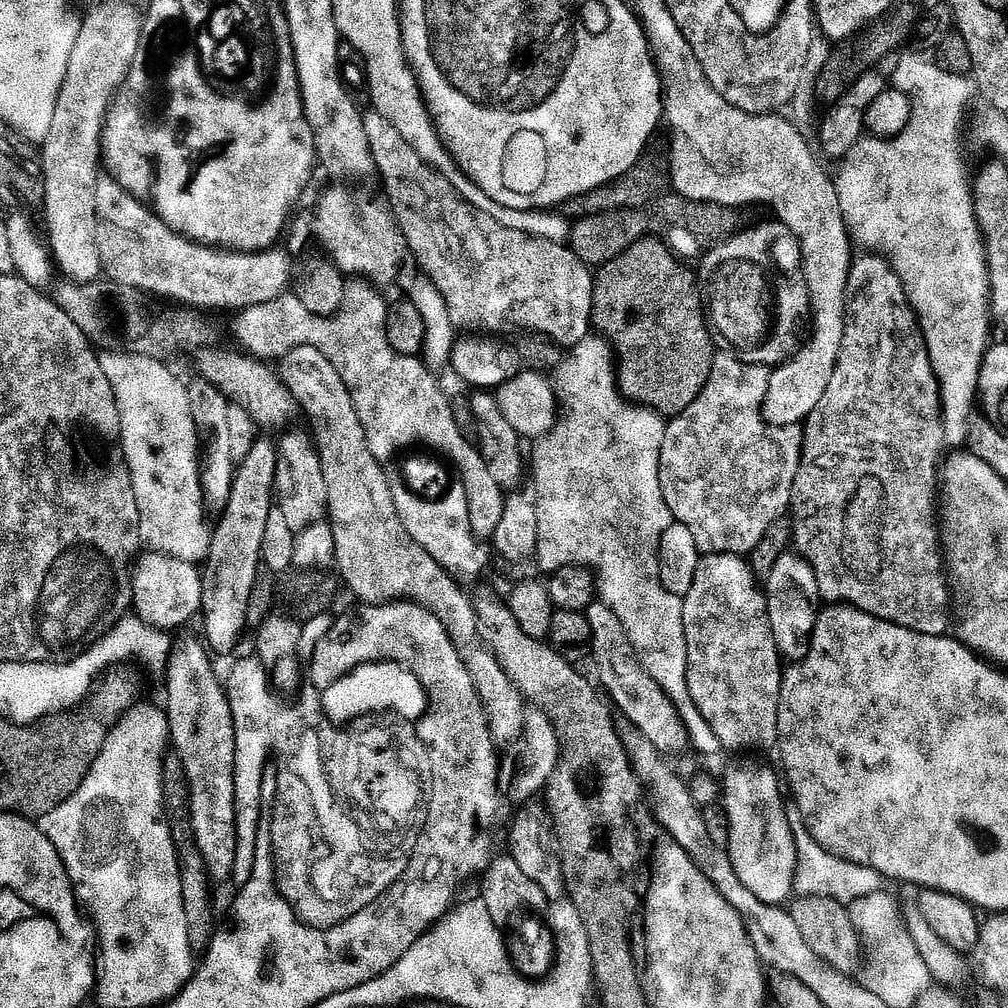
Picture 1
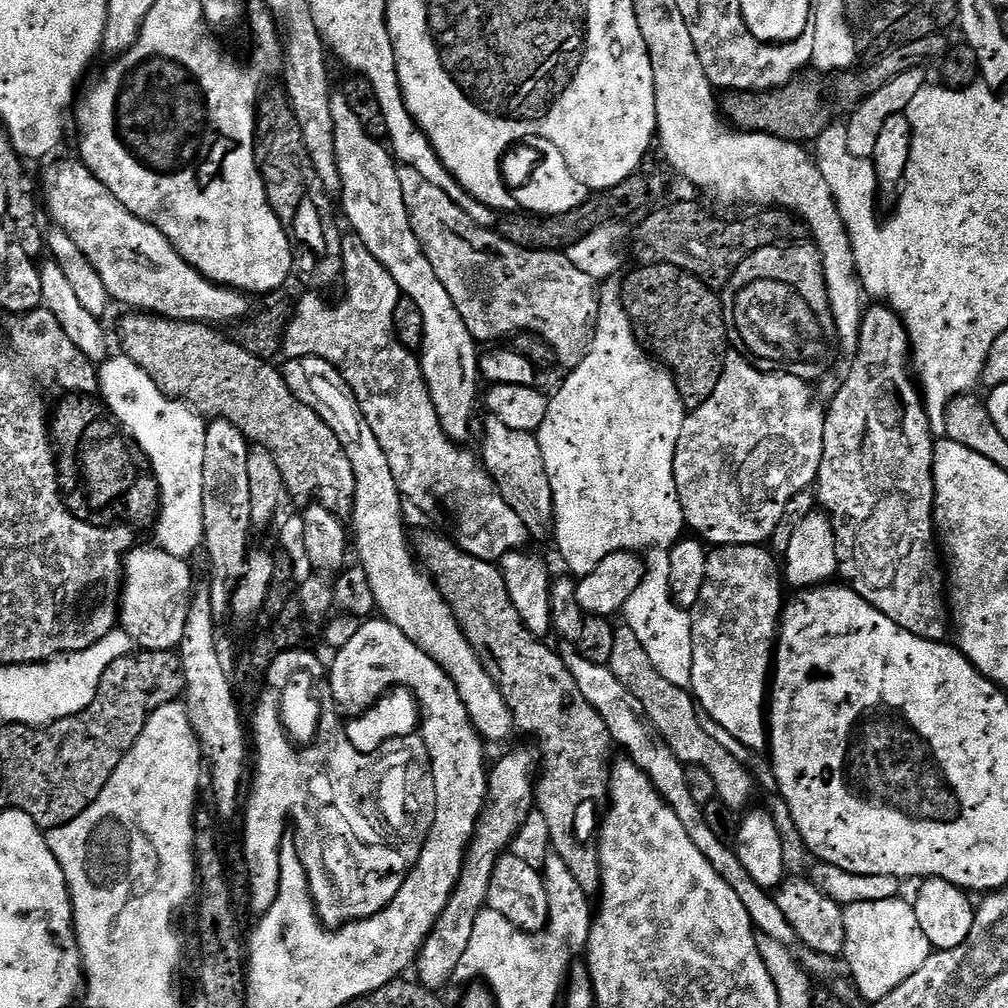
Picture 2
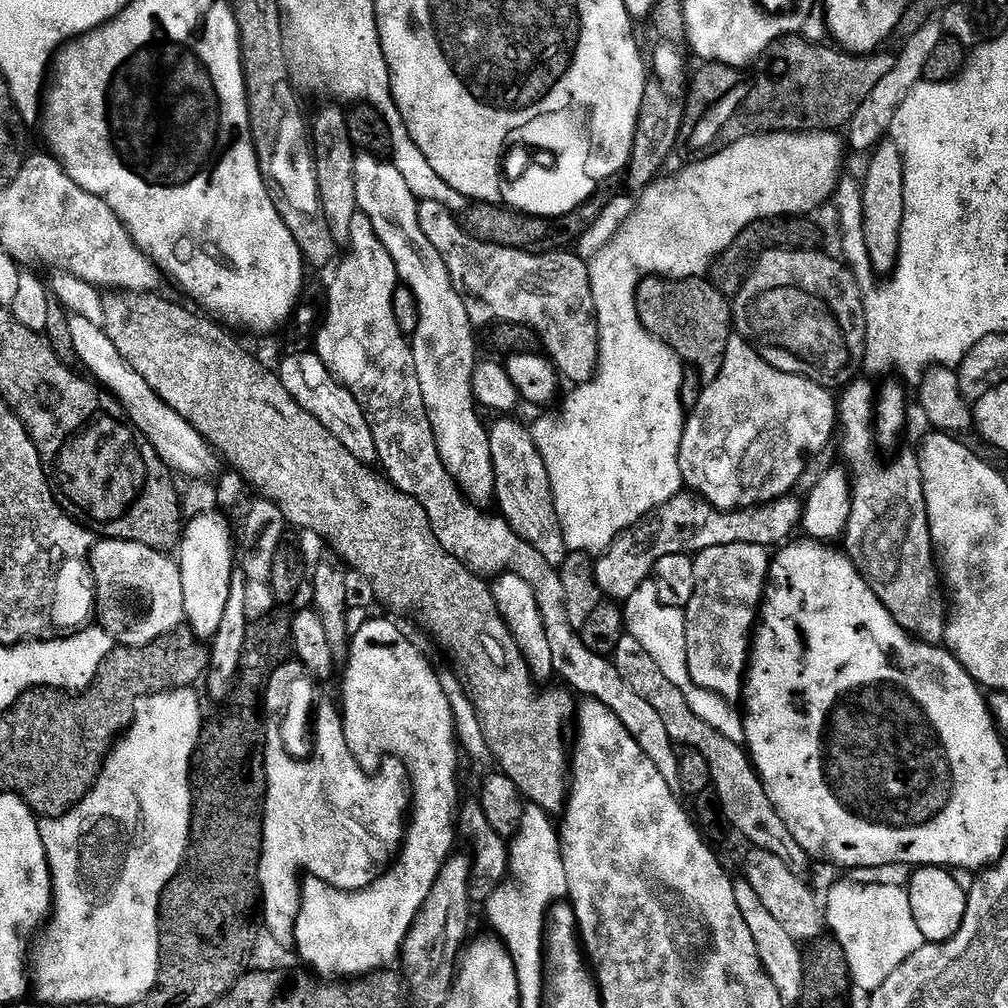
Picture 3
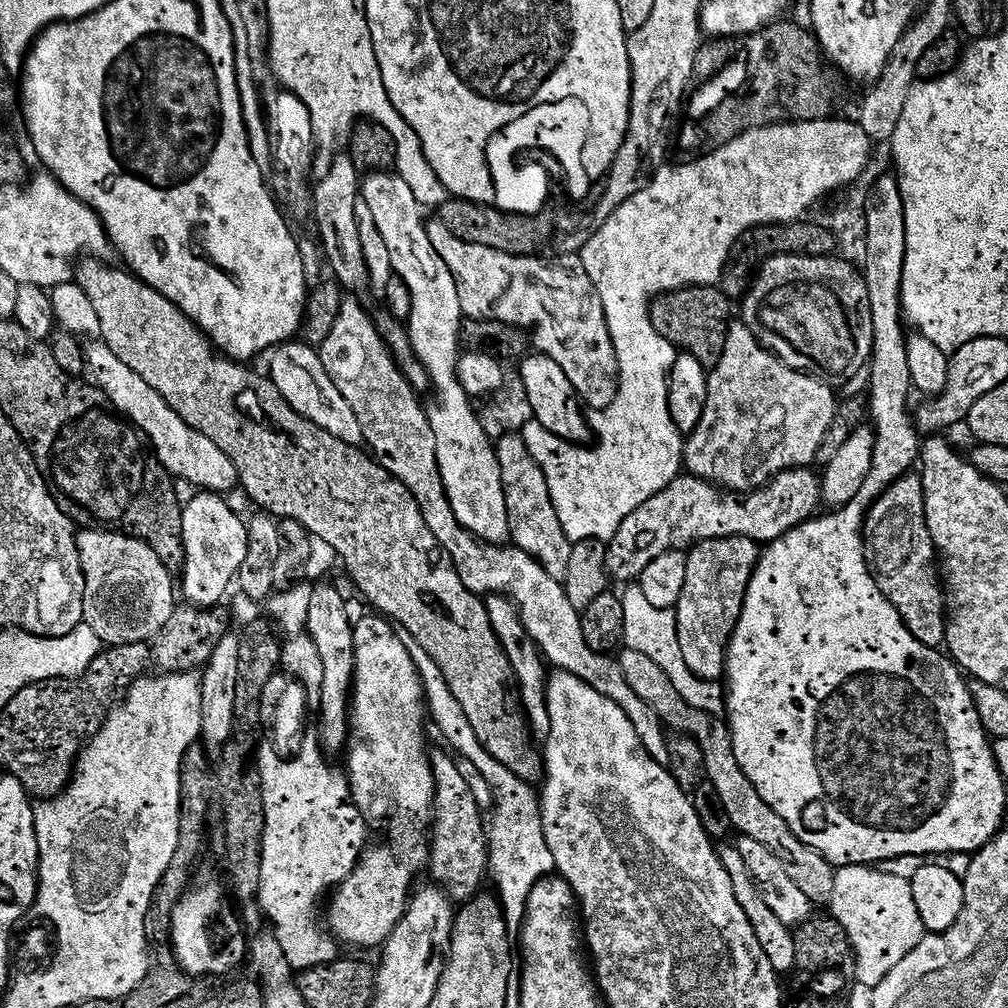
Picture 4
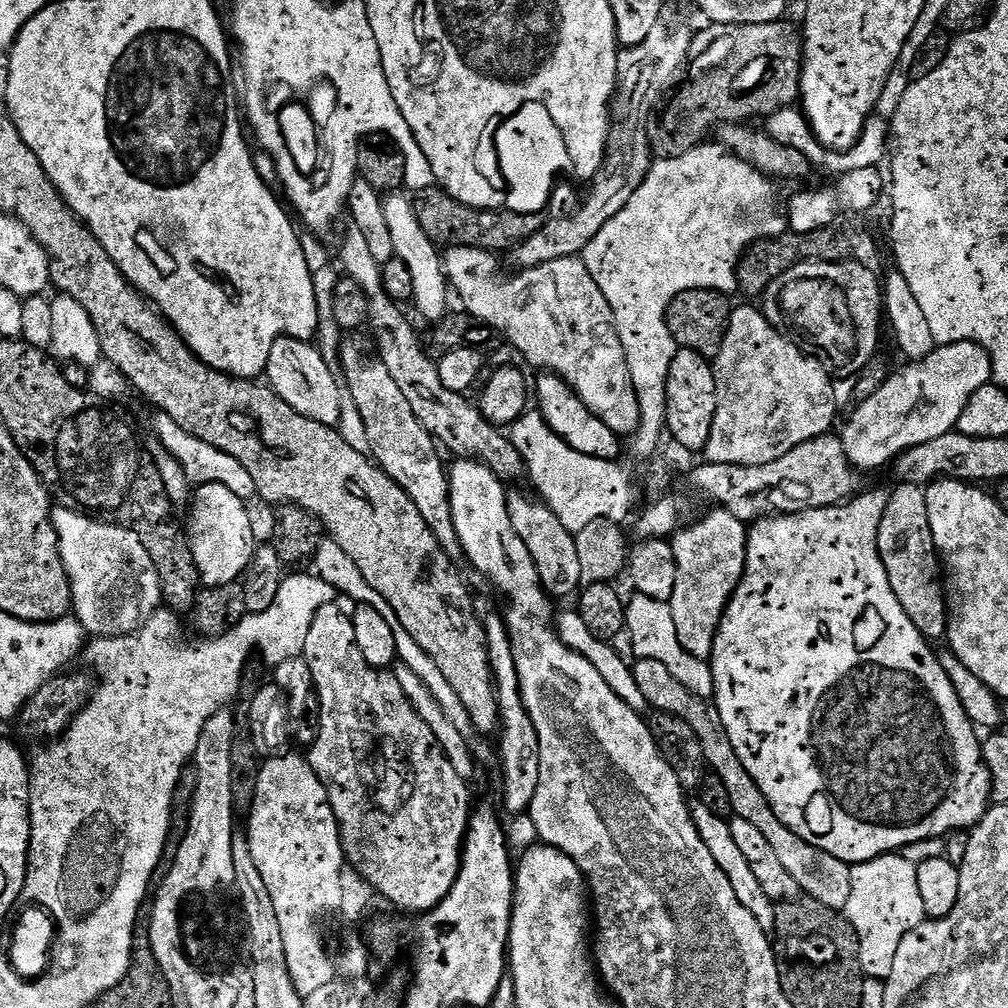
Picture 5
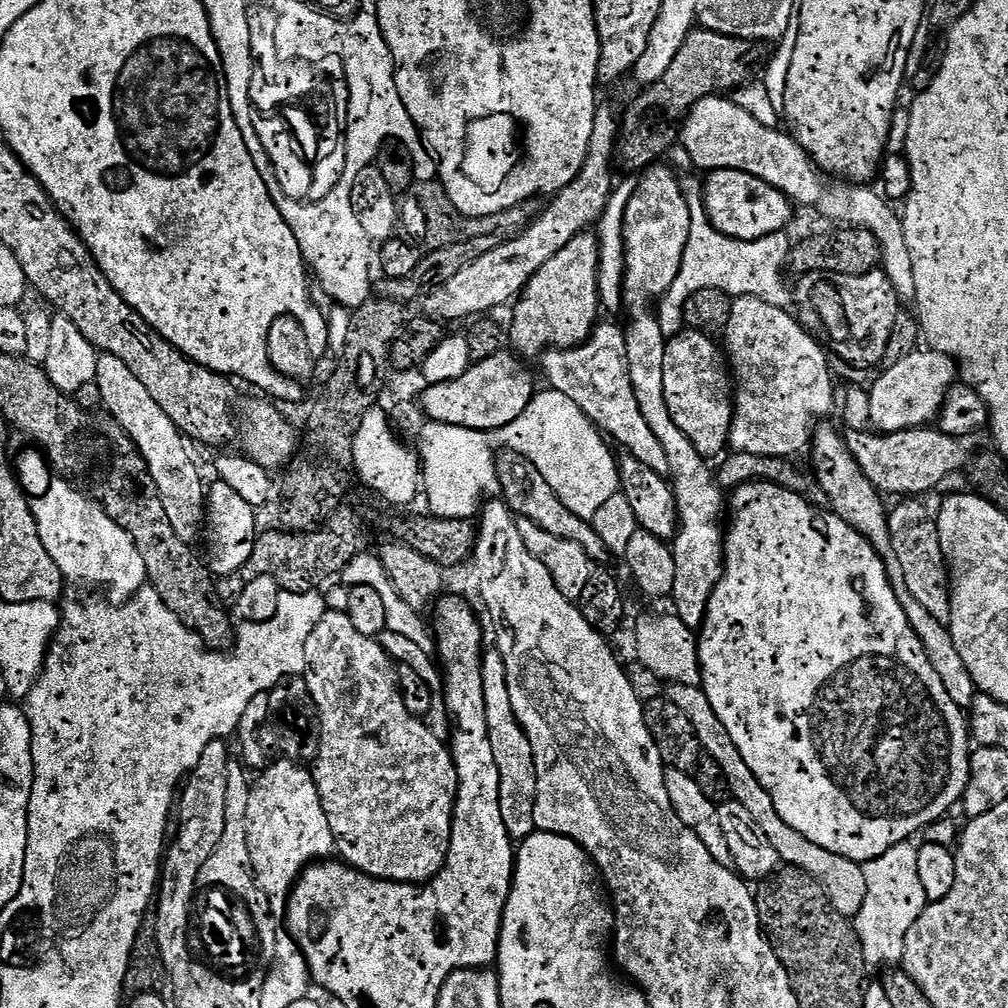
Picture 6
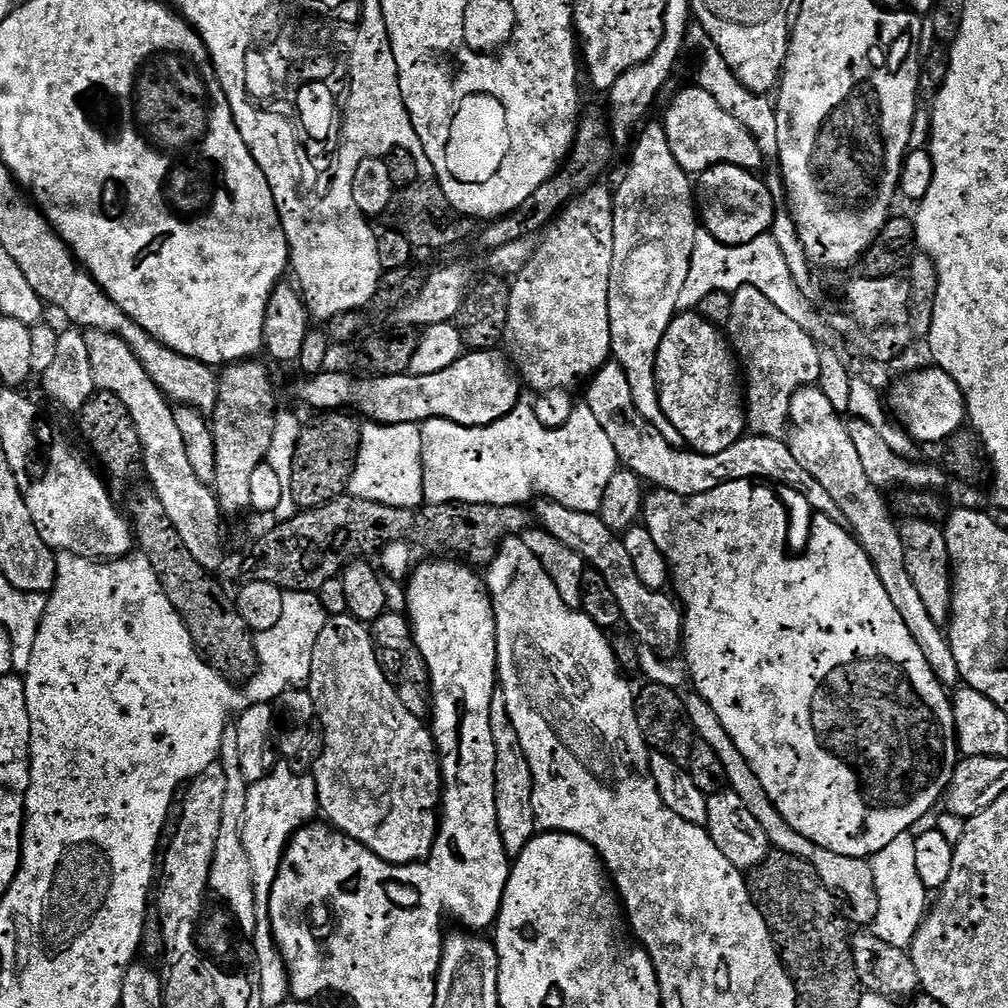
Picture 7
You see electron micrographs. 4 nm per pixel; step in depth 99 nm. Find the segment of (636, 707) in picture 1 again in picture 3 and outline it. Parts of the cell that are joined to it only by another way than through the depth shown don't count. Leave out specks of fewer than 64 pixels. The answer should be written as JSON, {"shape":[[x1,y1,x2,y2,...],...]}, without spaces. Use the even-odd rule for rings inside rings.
{"shape":[[626,634,620,639,614,653,614,663,626,686,630,686,630,690,634,690,638,698,643,698,645,702,650,702,650,706,654,706,654,711,661,716,673,744,700,752,702,758,706,758,712,775,712,787,716,789,718,798,722,798,722,810,726,810,726,818,732,823,733,829,739,835,741,832,752,848,761,848,782,858,782,862,786,862,790,870,807,873,810,857,802,850,802,846,798,846,794,834,786,830,786,822,782,822,782,818,774,810,747,751,741,745,730,742,730,738,723,737,722,733,714,730,714,726,706,726,706,722,702,722,702,718,698,718,698,714,690,710,690,702,686,702,682,690,678,690,674,682,667,680,658,662,654,662,650,653,638,643,638,638]]}

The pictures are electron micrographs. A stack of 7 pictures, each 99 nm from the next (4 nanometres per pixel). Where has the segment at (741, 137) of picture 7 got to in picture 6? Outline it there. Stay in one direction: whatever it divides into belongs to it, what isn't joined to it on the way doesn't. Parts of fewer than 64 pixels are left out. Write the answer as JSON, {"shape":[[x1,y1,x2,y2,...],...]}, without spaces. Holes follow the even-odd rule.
{"shape":[[720,94,702,98,702,102,689,110,682,121,682,148,683,144,689,158,700,168,745,171,776,187,797,205,820,207,821,214,837,220,837,225,865,228,874,234,880,247,882,270,887,274,890,286,894,286,901,301,915,301,914,262,910,262,910,249,906,247,904,221,901,213,897,209,895,212,892,209,895,207,877,189,876,193,872,186,855,186,850,182,836,186,840,188,831,188,824,173,813,164,787,131,762,126,736,105,732,98]]}

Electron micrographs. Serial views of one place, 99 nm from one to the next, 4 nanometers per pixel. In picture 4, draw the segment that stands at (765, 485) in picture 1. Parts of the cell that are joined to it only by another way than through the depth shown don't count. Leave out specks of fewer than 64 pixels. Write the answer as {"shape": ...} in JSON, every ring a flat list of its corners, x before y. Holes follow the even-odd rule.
{"shape":[[734,322,728,331,726,350,722,350,722,358,716,363,716,367,709,371,706,410,702,414,702,422,698,422,698,426,687,437,684,445,683,467,687,469,691,475,702,478,703,480,710,480,713,484,725,490,731,490,736,494,747,494,756,491,757,488,763,488,764,485,770,483,779,472,786,472,789,468,795,468,797,466,811,465,836,415,838,397,836,398,835,394,827,387,831,388,821,377,794,370,788,365,787,360,779,360,774,353,769,352,768,349,756,339,756,335,754,335,743,322]]}

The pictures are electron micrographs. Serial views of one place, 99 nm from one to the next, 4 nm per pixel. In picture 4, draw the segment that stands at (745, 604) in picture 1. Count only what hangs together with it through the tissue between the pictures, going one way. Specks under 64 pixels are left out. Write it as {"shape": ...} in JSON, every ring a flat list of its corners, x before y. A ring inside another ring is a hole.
{"shape":[[731,536,704,540,687,553,686,586,682,586,682,598,678,598,674,611,682,659,699,680,719,681,725,675,728,647,740,621,746,590,760,561,761,551,757,541]]}

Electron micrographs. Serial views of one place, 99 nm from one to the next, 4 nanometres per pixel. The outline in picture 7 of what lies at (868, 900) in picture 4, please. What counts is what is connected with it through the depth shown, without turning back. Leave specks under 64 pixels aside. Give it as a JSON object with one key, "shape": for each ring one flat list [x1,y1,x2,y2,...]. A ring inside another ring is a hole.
{"shape":[[903,832,882,850,871,857,874,886,878,890,878,914,870,925,870,931,883,942,903,949,911,949,912,939,924,922,930,908,930,890,918,878,918,865,914,854,916,836,912,832]]}

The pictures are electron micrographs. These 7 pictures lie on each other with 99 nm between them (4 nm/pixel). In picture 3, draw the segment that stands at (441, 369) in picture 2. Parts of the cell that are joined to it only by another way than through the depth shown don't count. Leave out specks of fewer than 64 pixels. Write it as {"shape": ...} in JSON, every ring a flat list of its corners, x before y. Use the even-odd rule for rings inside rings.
{"shape":[[360,154,353,159,356,206,359,215,368,221,380,244,388,251,388,258,394,262,403,287,411,290,420,307,418,330,410,343,414,366,418,370,418,386,422,386,422,398,434,430,438,454,469,501,491,501,496,494,496,479,490,458,488,428,480,421,481,413,472,396,472,375,478,363,476,336,472,333,474,325,448,278,442,258,434,246,426,242,426,236,418,226,418,199,410,186,406,186,395,163,385,160,376,154]]}

